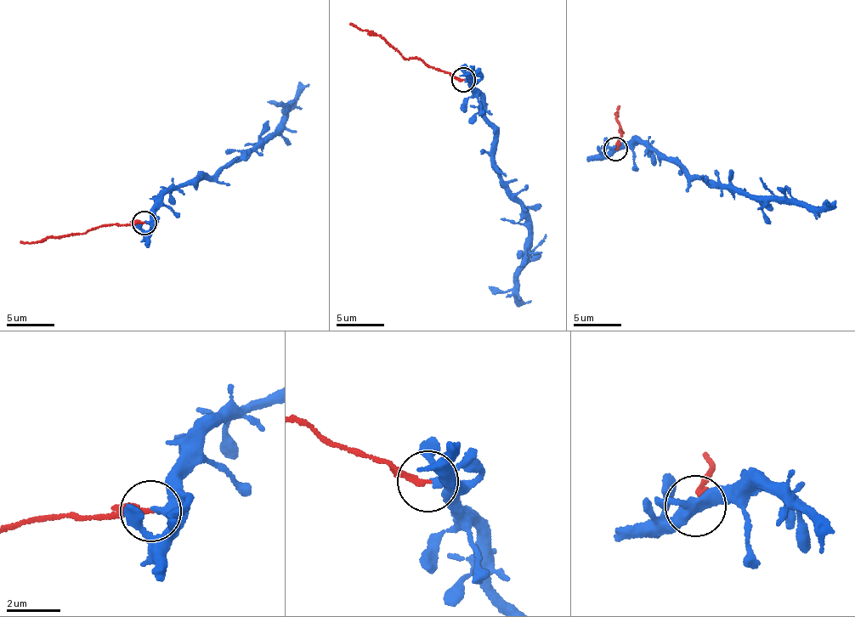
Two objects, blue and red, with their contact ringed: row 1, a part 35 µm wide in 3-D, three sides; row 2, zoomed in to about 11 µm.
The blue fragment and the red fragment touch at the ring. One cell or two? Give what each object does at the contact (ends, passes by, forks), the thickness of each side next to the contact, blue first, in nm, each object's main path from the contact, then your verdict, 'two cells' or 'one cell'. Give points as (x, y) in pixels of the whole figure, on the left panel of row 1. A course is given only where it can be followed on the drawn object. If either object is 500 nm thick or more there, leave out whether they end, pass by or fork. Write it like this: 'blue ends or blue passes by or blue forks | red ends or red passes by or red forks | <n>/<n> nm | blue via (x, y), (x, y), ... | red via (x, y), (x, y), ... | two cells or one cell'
blue passes by | red ends | 280/180 nm | blue via (144, 223), (172, 186), (194, 182), (201, 173), (214, 174), (268, 139), (289, 117), (286, 110), (308, 83) | red via (144, 223), (105, 223), (82, 234), (50, 236), (36, 244), (19, 242) | two cells

